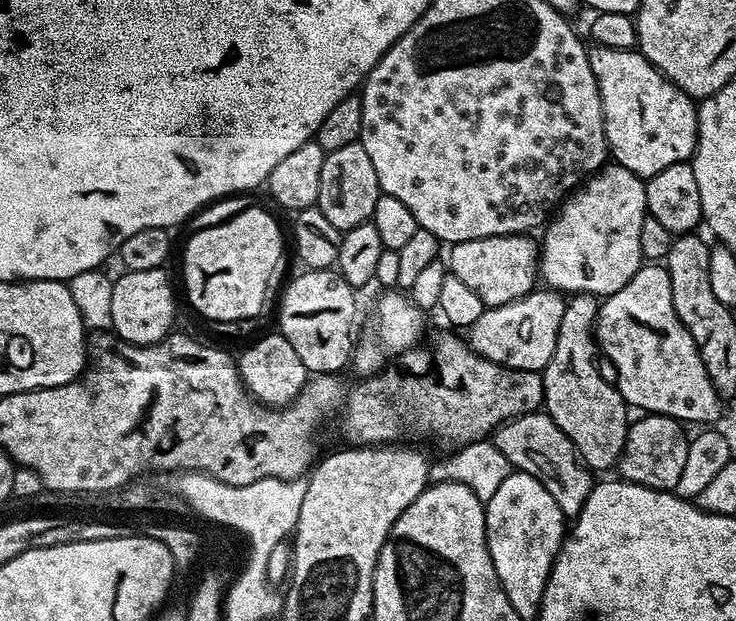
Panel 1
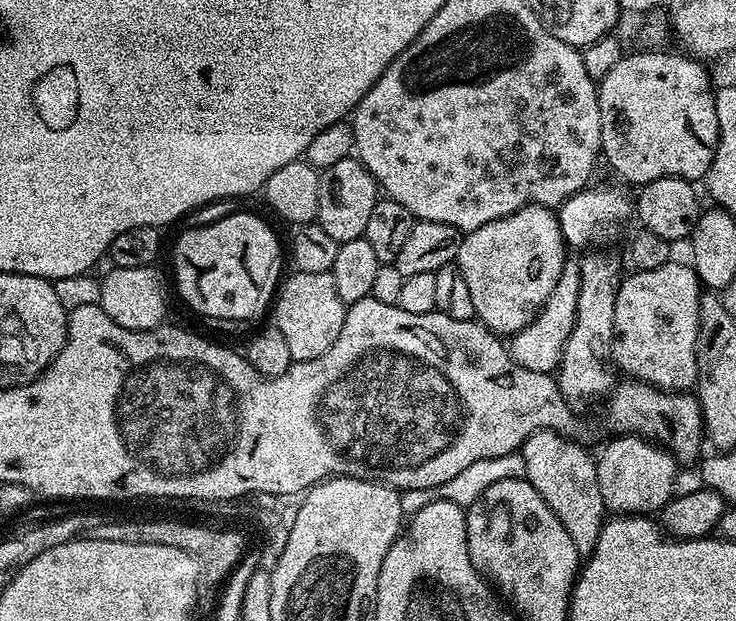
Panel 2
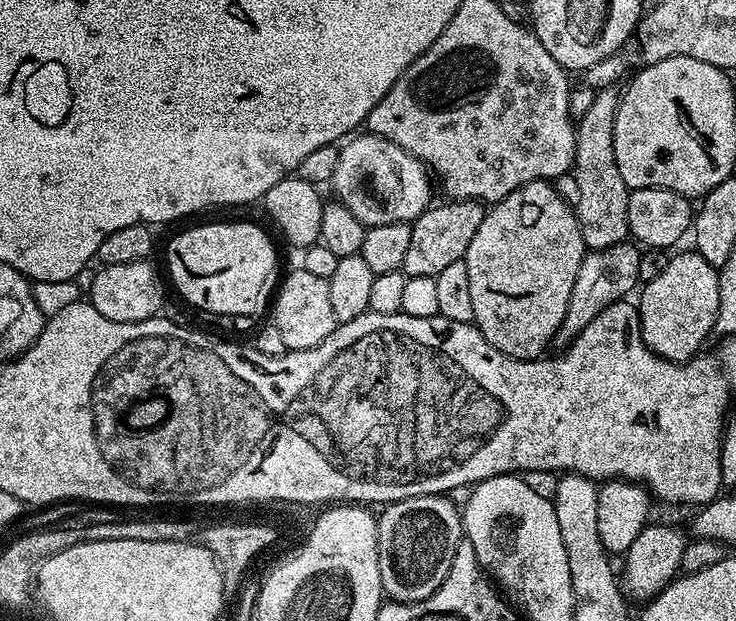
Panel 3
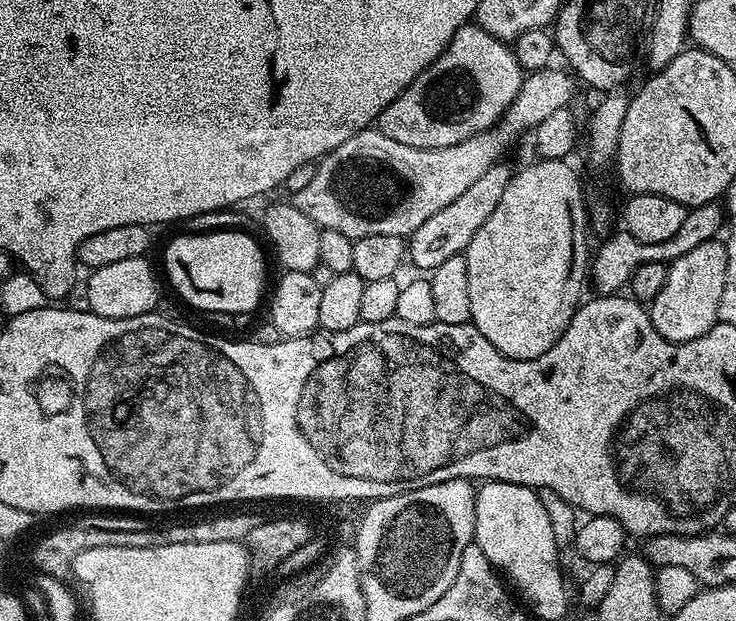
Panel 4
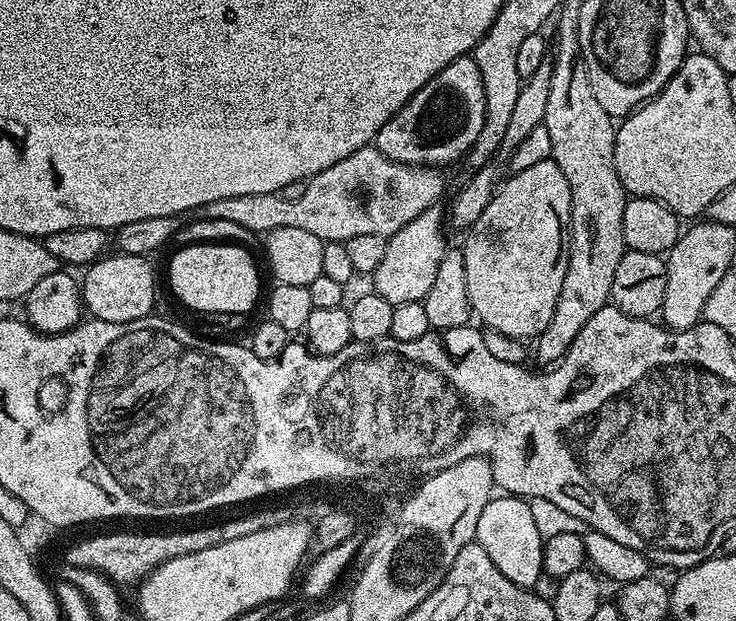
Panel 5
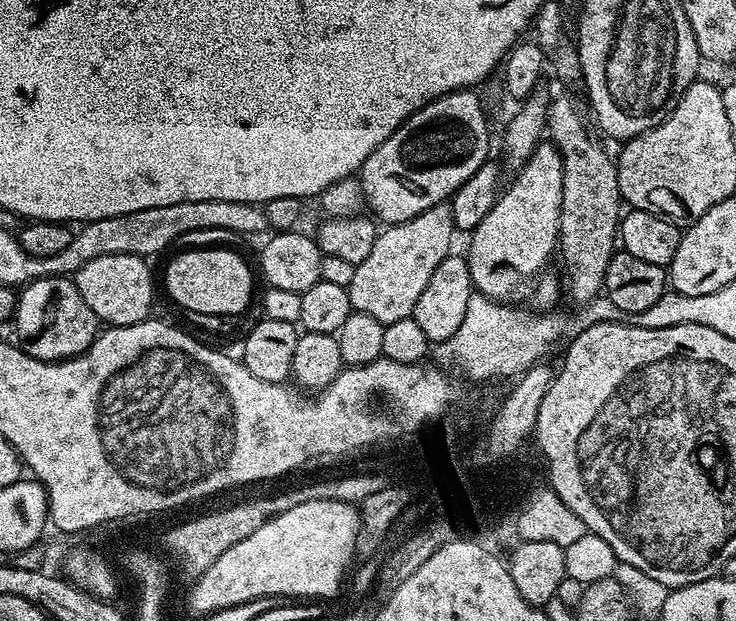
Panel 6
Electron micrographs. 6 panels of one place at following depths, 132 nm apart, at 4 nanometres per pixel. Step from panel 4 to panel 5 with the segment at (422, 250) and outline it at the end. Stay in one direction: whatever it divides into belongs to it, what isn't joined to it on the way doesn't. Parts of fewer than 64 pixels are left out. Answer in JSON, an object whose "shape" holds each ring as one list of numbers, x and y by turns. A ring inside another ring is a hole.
{"shape":[[544,59,534,71,534,74,523,81,518,90,518,102,514,106,510,122,506,126,506,138,502,138,502,142,496,151,495,162,482,166,482,170,478,170,469,177,464,183,464,189,457,194,452,200,452,209,449,207,446,212,446,220,449,225,452,224,461,230,467,230,474,226,474,222,478,222,478,218,482,215,482,210,486,210,486,206,492,201,492,195,495,194,498,185,501,183,499,164,507,165,511,156,518,146,521,145,526,138,530,137,531,131,535,127,543,125,544,115,546,114,546,102,550,99,550,78,552,77,552,61]]}

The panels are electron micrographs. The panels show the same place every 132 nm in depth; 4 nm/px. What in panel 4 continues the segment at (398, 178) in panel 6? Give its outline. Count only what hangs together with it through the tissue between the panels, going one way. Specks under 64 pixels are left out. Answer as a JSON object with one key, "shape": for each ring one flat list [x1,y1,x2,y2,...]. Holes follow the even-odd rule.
{"shape":[[475,22,466,23,450,38,444,53,382,110,375,127,386,138,406,142,406,146,454,146,498,123,505,108,514,102,525,75,513,49,505,41,486,34]]}

